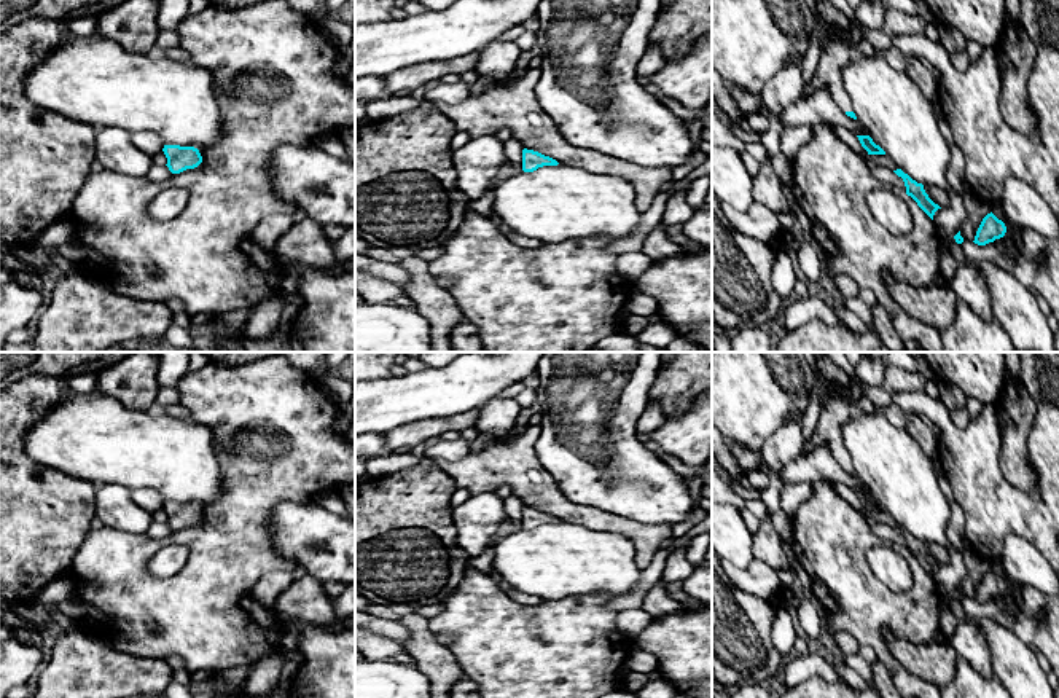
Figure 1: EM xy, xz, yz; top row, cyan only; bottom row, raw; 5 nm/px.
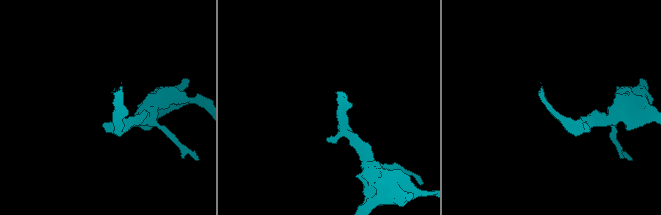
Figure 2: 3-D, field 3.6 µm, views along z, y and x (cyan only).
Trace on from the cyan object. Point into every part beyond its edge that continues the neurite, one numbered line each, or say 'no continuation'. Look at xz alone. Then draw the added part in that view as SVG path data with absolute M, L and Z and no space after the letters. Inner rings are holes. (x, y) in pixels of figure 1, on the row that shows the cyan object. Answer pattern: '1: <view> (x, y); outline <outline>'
no continuation

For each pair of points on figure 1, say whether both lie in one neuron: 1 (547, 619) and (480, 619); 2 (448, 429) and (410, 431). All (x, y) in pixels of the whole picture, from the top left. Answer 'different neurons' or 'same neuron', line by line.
1: same neuron
2: same neuron

